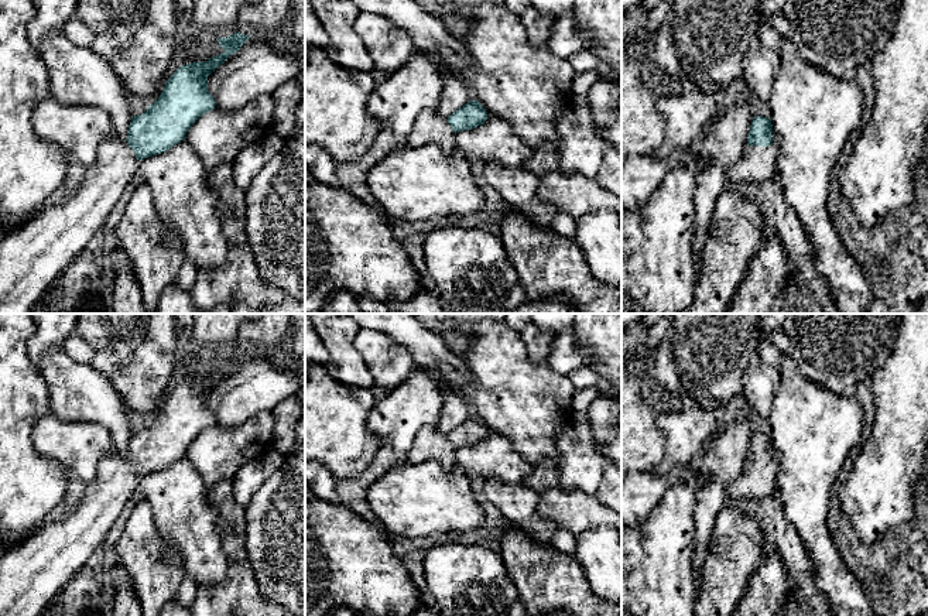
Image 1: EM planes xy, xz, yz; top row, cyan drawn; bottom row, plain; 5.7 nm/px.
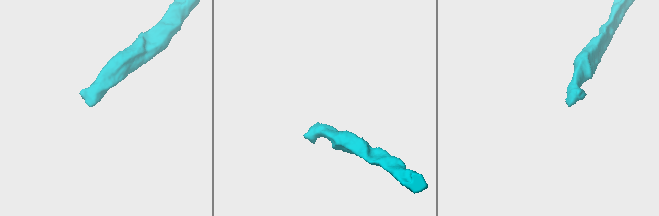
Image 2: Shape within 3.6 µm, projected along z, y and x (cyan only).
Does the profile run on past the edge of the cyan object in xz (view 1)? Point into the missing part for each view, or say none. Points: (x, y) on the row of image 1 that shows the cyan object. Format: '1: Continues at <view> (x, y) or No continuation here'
1: Continues at xz (430, 127)

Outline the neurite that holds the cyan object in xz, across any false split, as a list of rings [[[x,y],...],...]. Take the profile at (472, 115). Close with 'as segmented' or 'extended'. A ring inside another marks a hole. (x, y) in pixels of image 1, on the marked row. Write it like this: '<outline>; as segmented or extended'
[[[475,99],[453,112],[448,119],[436,110],[424,110],[414,122],[405,147],[436,144],[446,153],[458,153],[456,134],[482,126],[487,119],[486,109]]]; extended

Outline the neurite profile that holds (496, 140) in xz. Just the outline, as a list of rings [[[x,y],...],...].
[[[486,112],[487,119],[482,126],[456,133],[458,154],[508,168],[524,167],[534,148],[518,137],[508,122]]]

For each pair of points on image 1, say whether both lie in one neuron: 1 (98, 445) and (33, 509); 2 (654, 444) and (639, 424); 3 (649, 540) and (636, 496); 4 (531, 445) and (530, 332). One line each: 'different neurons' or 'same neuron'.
1: different neurons
2: same neuron
3: different neurons
4: different neurons

